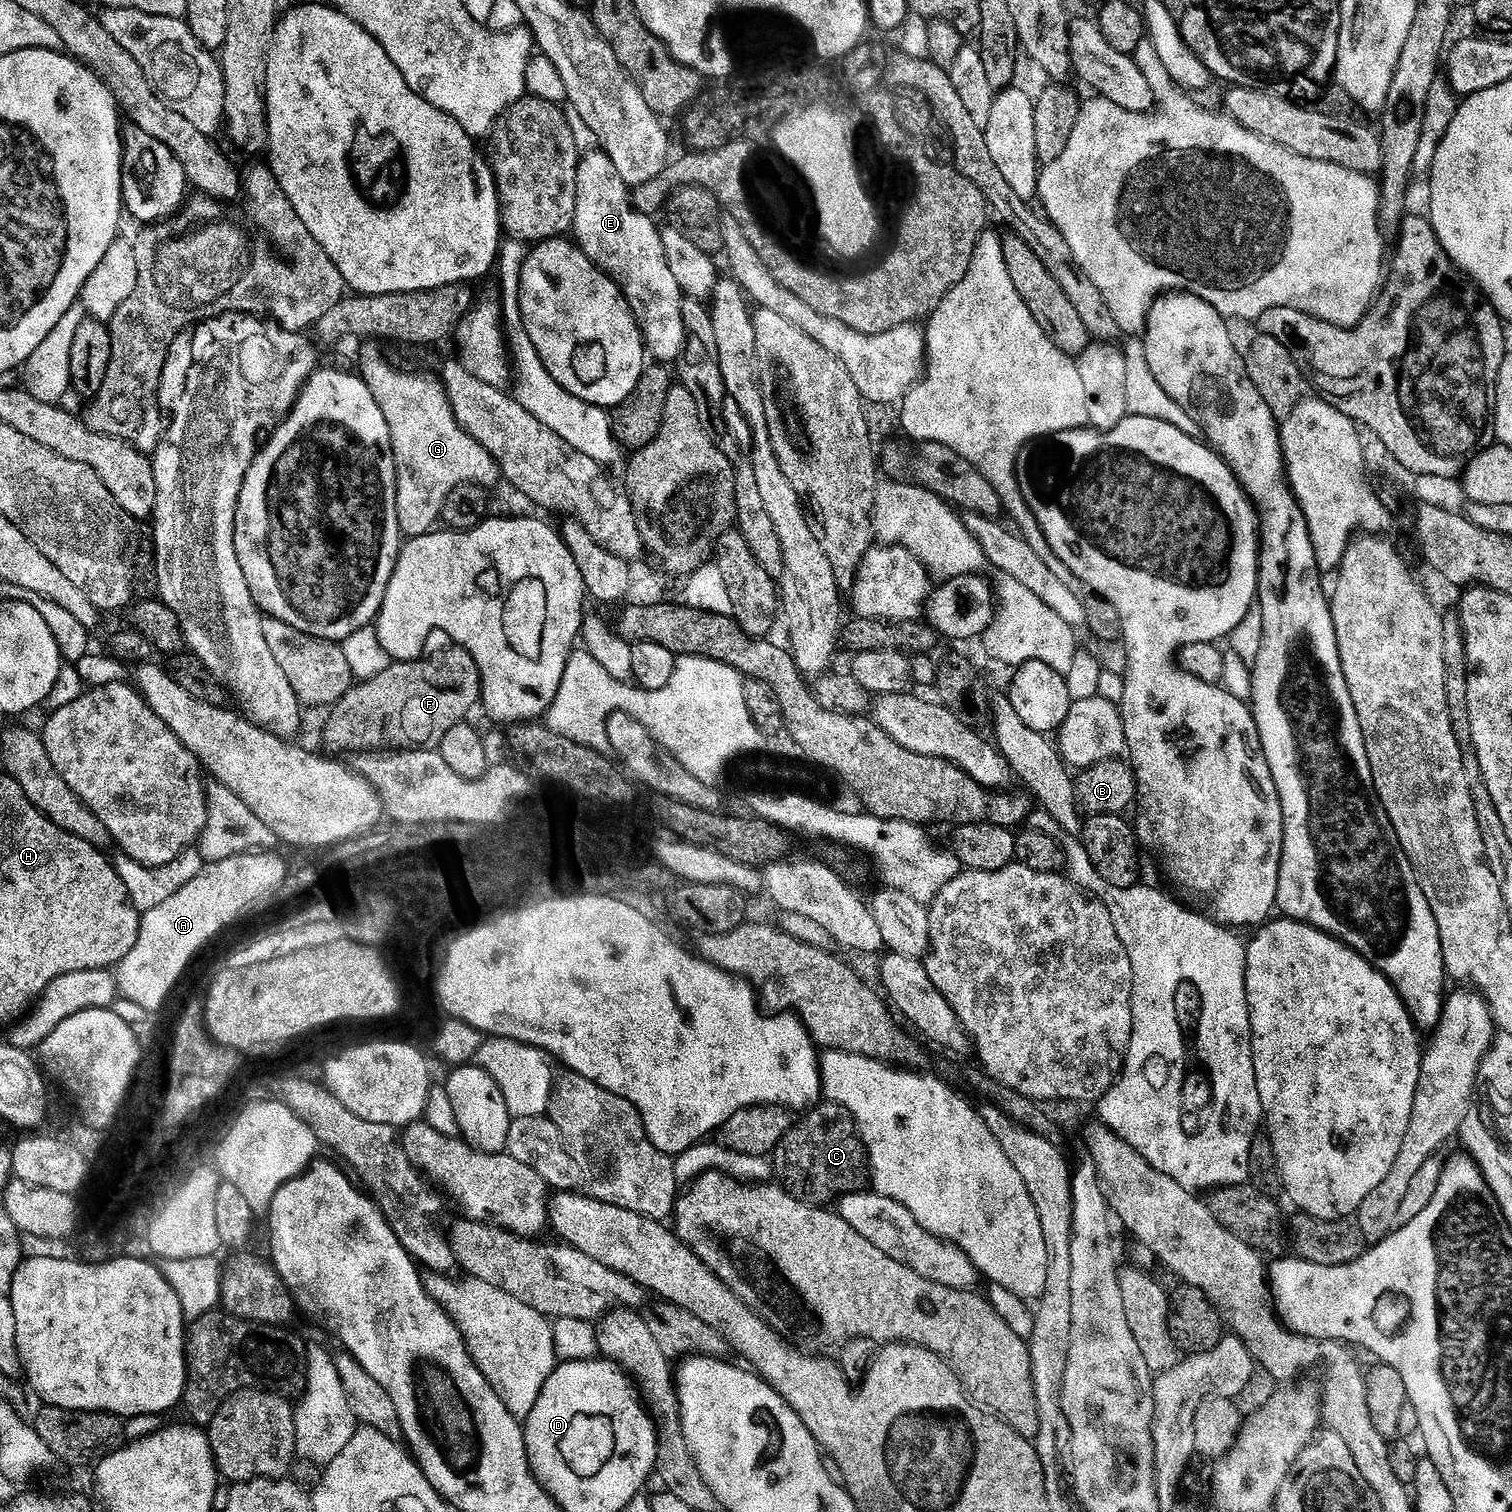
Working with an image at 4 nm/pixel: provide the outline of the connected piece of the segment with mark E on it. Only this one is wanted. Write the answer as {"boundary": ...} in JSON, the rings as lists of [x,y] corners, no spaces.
{"boundary":[[[588,151],[580,156],[580,164],[577,166],[577,208],[574,210],[571,226],[571,231],[576,232],[575,243],[586,254],[586,258],[594,262],[594,266],[601,268],[620,287],[622,294],[628,299],[630,310],[640,328],[640,335],[644,338],[647,355],[662,365],[671,365],[671,360],[672,363],[679,361],[684,353],[684,343],[688,337],[682,322],[682,302],[686,297],[666,262],[666,250],[660,237],[661,229],[656,228],[657,221],[653,217],[642,214],[632,205],[630,188],[605,152],[586,152]]]}

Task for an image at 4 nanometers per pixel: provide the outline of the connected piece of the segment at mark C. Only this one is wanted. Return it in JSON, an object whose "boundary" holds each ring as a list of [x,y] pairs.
{"boundary":[[[821,1102],[807,1109],[778,1142],[770,1163],[779,1187],[802,1204],[828,1206],[831,1200],[836,1202],[843,1196],[865,1191],[870,1184],[868,1151],[860,1139],[856,1119],[850,1110],[835,1102]]]}

